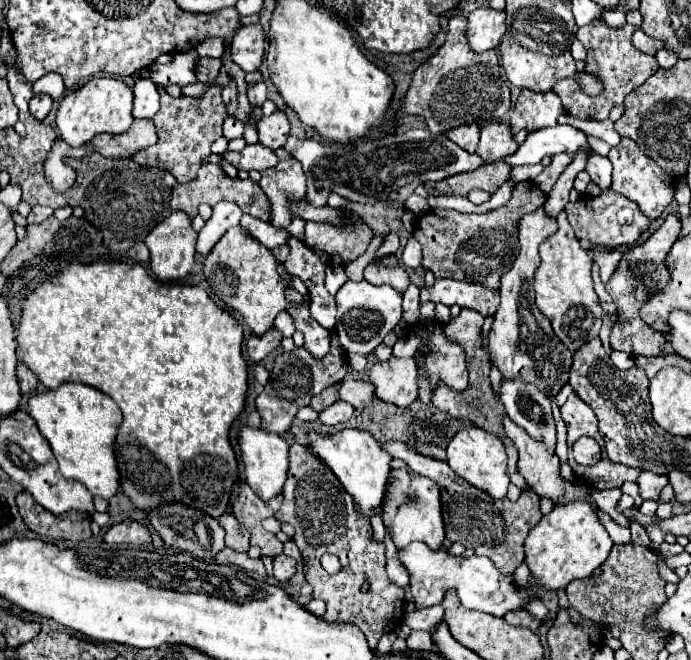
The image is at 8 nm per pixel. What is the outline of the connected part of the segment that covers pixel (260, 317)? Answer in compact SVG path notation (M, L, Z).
M236 225L226 231L226 235L214 245L210 255L206 257L204 275L216 297L222 297L220 301L224 305L238 311L254 335L264 335L264 331L272 327L276 315L288 305L284 297L284 285L276 273L276 267L278 263L270 249L244 235L240 225Z

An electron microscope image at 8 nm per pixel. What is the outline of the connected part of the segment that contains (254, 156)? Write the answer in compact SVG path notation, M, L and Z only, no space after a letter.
M256 143L256 145L246 145L240 153L224 153L222 155L226 161L230 161L236 169L244 169L244 171L250 171L250 169L256 169L256 171L264 171L264 169L270 169L270 167L274 167L280 159L278 159L278 155L272 151L272 149L268 149L268 147L264 147L264 145L260 145L260 143Z

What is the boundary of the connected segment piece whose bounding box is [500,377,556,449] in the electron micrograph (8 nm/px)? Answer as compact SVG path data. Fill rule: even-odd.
M510 377L508 381L500 381L500 401L506 409L506 415L516 425L524 427L530 437L546 443L550 449L556 447L556 427L554 427L554 417L550 411L550 401L544 393L536 389L536 385L520 381L520 377Z

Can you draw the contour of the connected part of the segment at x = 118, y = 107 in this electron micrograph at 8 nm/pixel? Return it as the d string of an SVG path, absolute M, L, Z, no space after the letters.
M96 77L90 79L86 85L82 85L76 91L70 91L56 111L56 125L60 131L60 137L72 145L80 147L86 145L94 135L98 133L110 133L120 135L132 125L132 89L116 77Z

